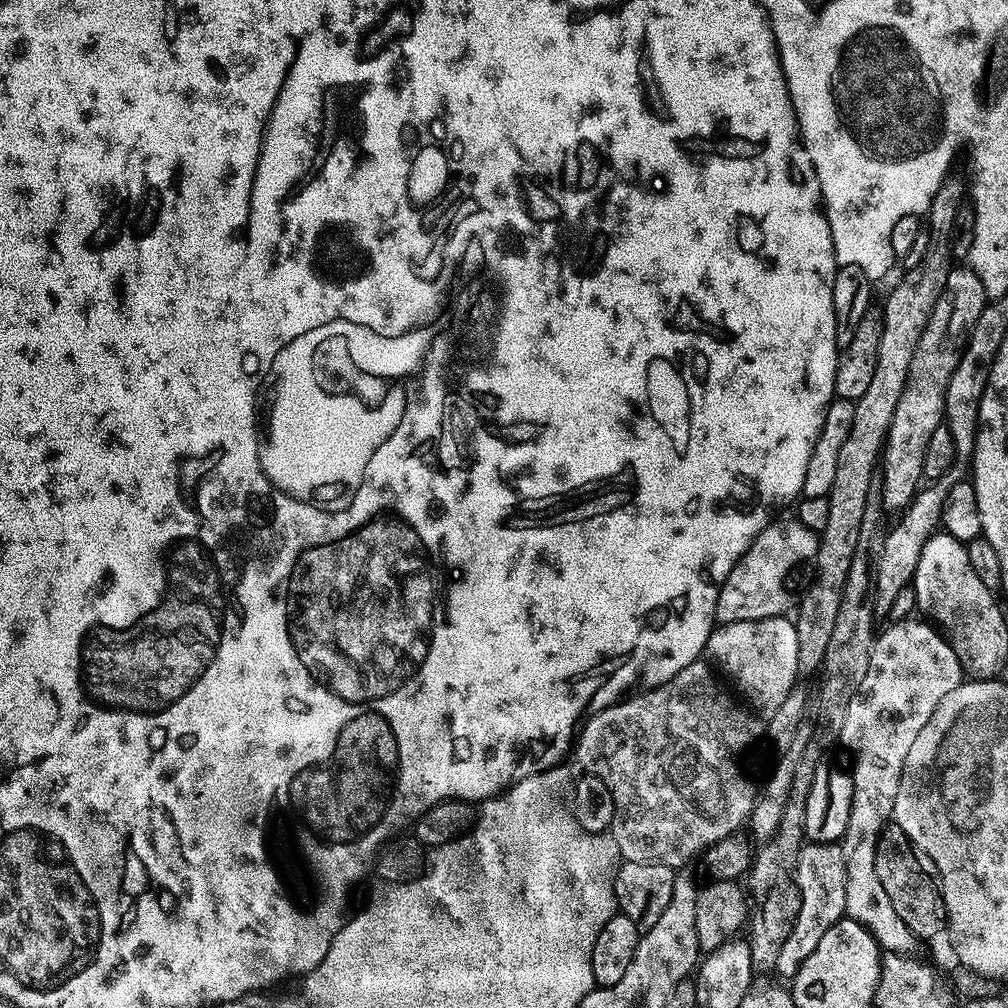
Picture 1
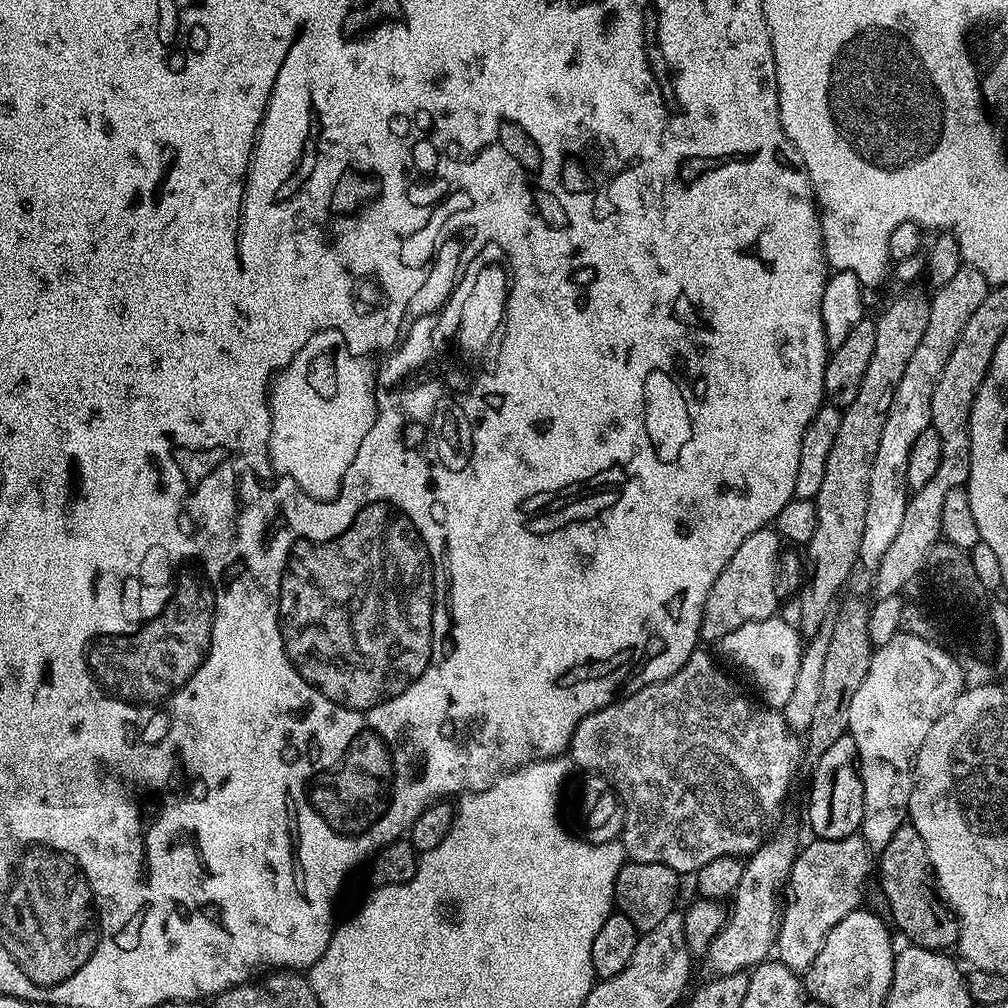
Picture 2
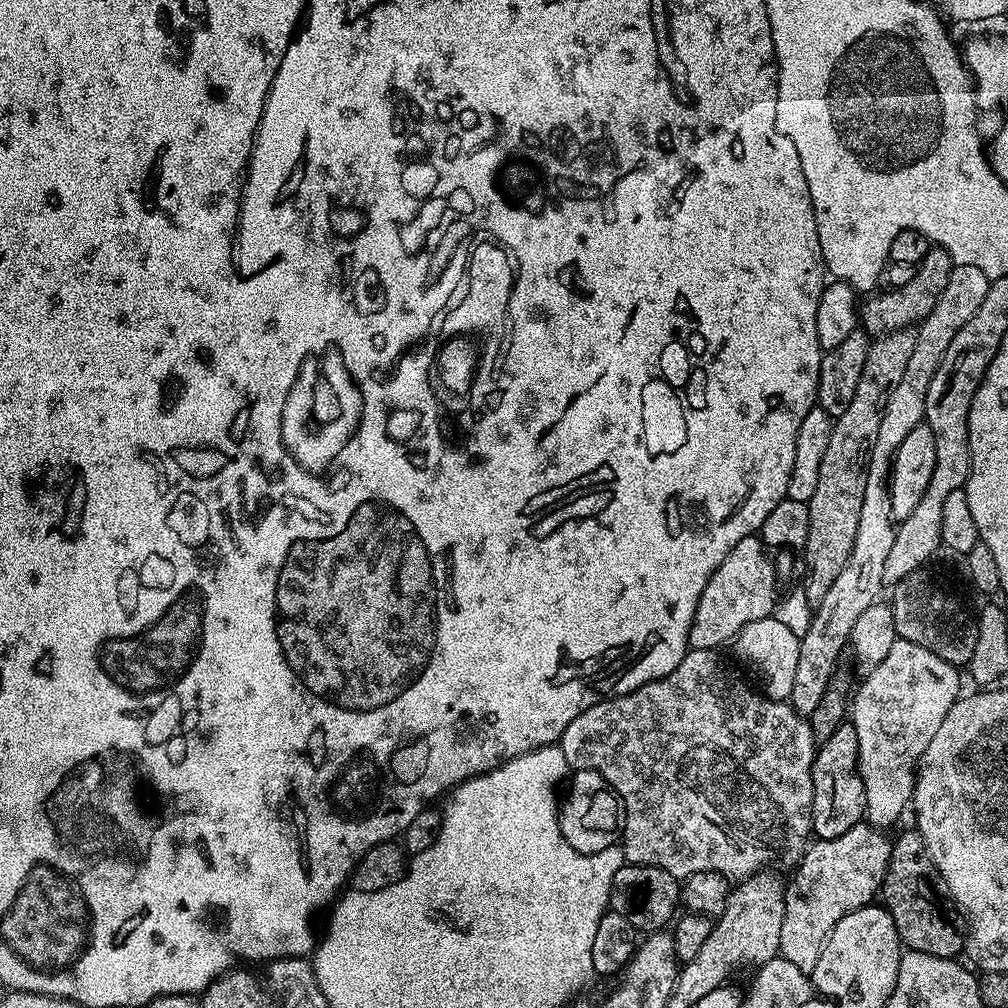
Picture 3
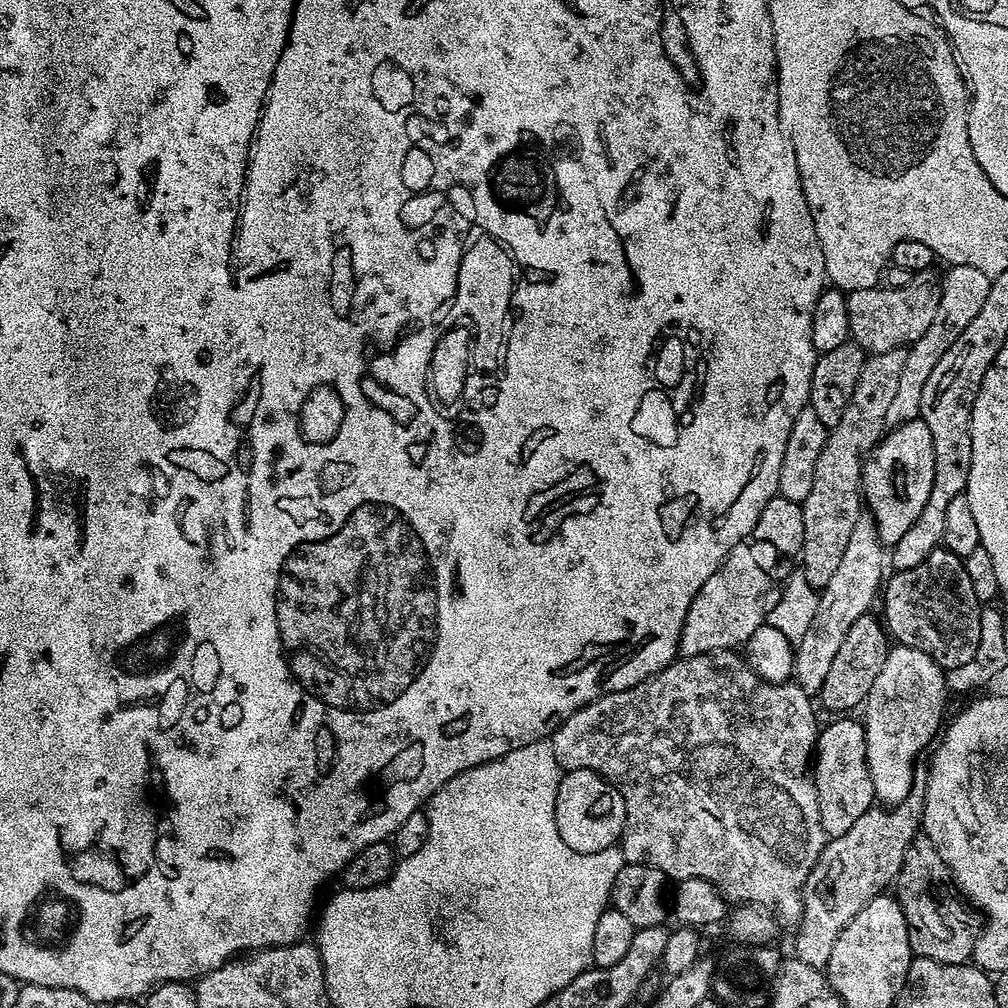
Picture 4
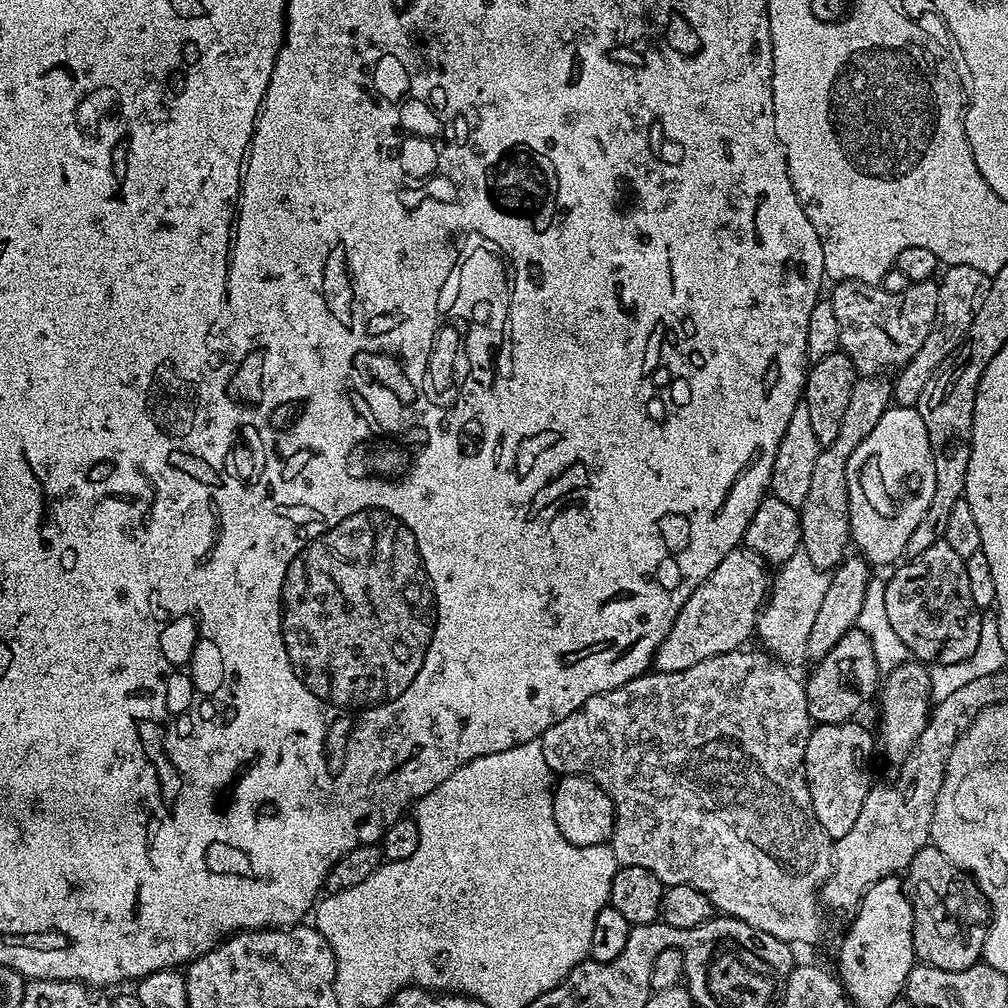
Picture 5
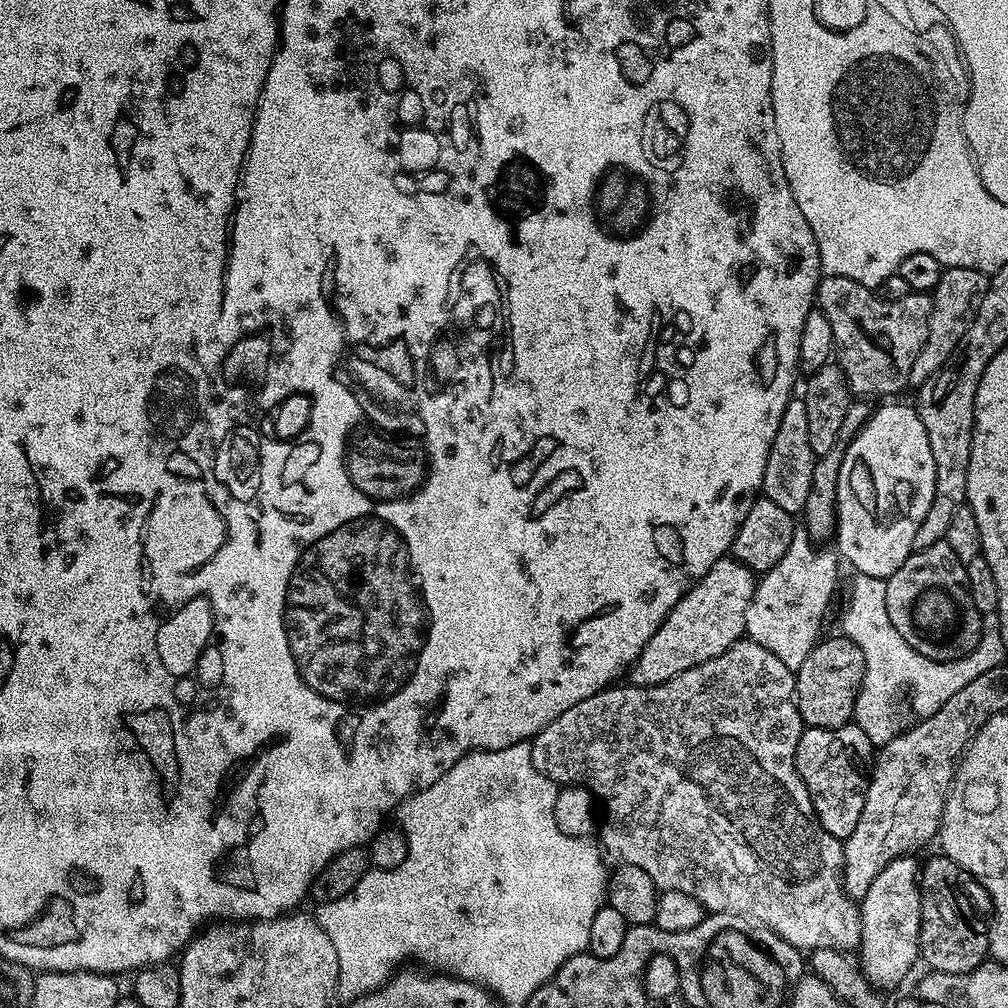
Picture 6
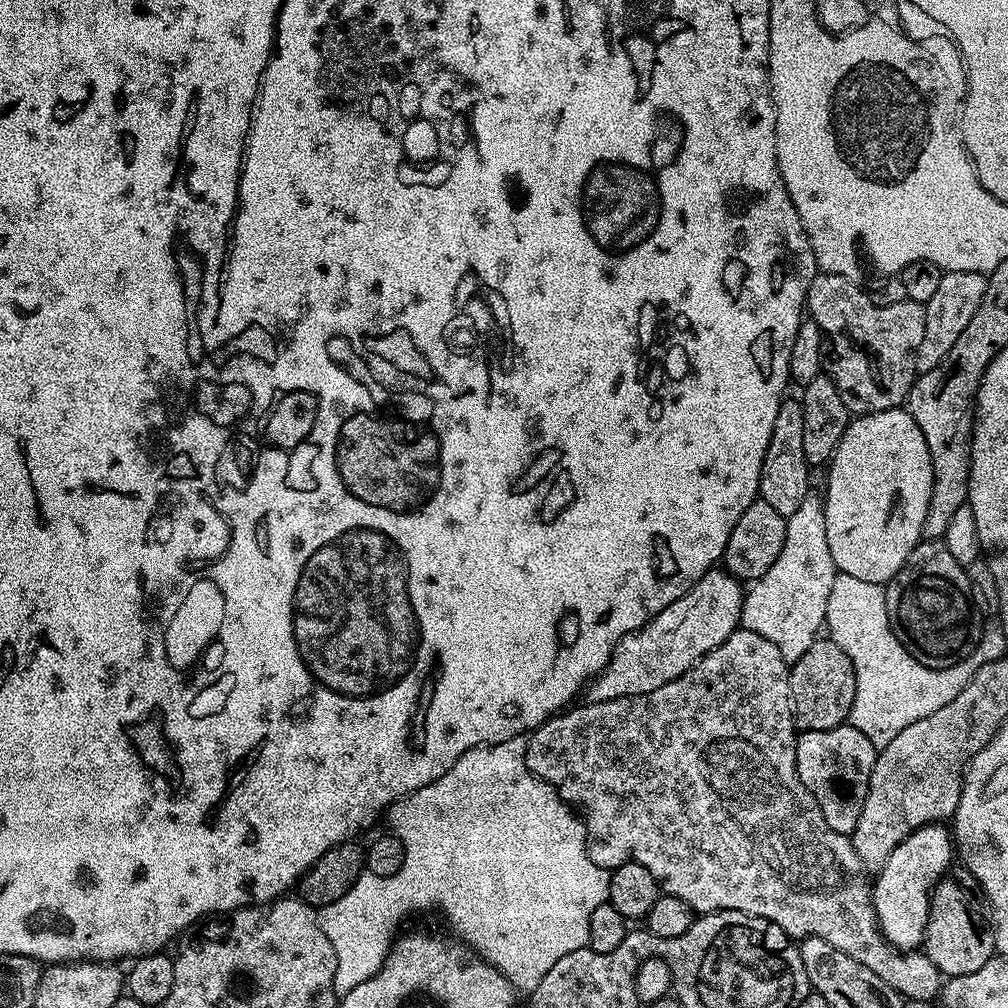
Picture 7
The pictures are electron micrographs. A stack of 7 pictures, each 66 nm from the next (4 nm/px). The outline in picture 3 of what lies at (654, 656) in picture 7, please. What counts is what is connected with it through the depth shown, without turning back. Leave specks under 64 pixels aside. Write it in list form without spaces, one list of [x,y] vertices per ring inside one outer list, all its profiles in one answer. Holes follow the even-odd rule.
[[[759,535],[742,538],[742,542],[738,542],[730,554],[726,554],[722,566],[718,566],[710,582],[706,582],[702,598],[698,598],[694,622],[688,631],[689,649],[723,649],[723,644],[731,645],[750,622],[758,622],[758,618],[773,615],[778,603],[776,572],[767,554],[766,545]]]

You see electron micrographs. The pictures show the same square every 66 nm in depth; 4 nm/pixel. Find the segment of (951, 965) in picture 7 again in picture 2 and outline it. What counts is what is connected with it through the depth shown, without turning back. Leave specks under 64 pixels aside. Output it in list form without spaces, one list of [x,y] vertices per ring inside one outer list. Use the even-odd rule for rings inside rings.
[[[906,822],[894,835],[887,837],[883,844],[884,849],[878,852],[878,872],[880,868],[880,888],[892,911],[891,923],[896,923],[901,934],[908,939],[905,941],[911,942],[915,947],[951,949],[957,943],[952,937],[952,923],[956,918],[952,909],[938,895],[934,869],[928,860],[922,834],[918,834],[916,827]]]

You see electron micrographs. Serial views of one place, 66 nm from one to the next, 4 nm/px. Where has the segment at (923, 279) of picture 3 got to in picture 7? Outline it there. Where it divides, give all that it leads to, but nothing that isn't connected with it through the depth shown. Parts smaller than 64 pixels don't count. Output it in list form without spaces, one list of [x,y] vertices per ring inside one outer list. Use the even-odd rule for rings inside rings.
[[[817,271],[814,282],[810,282],[810,290],[808,291],[808,302],[806,305],[807,315],[814,322],[818,322],[818,326],[822,330],[826,341],[826,374],[838,386],[838,390],[842,394],[842,398],[849,406],[849,409],[856,414],[867,414],[870,412],[881,412],[882,410],[890,410],[891,408],[899,408],[908,399],[908,392],[912,388],[912,384],[916,381],[918,375],[916,370],[916,351],[918,346],[922,346],[922,334],[926,334],[926,314],[924,313],[924,305],[914,302],[913,300],[903,300],[898,302],[898,306],[878,306],[872,300],[871,295],[867,291],[860,289],[861,285],[854,280],[847,280],[838,274],[830,274],[829,272]]]

